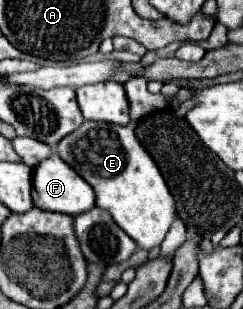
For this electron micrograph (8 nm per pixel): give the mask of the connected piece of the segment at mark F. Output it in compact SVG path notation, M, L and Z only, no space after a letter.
M53 153L33 169L33 203L43 211L57 211L75 217L81 211L95 207L95 193L85 179L81 179L57 153Z

